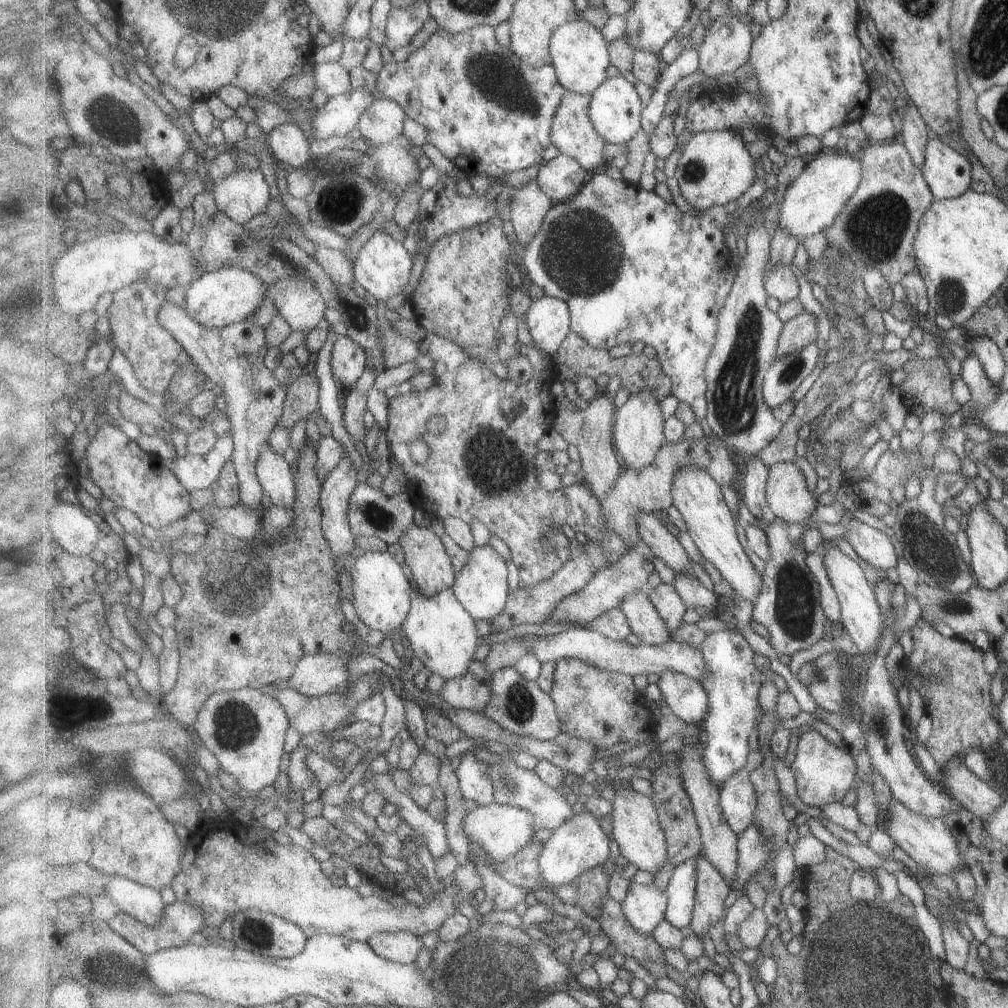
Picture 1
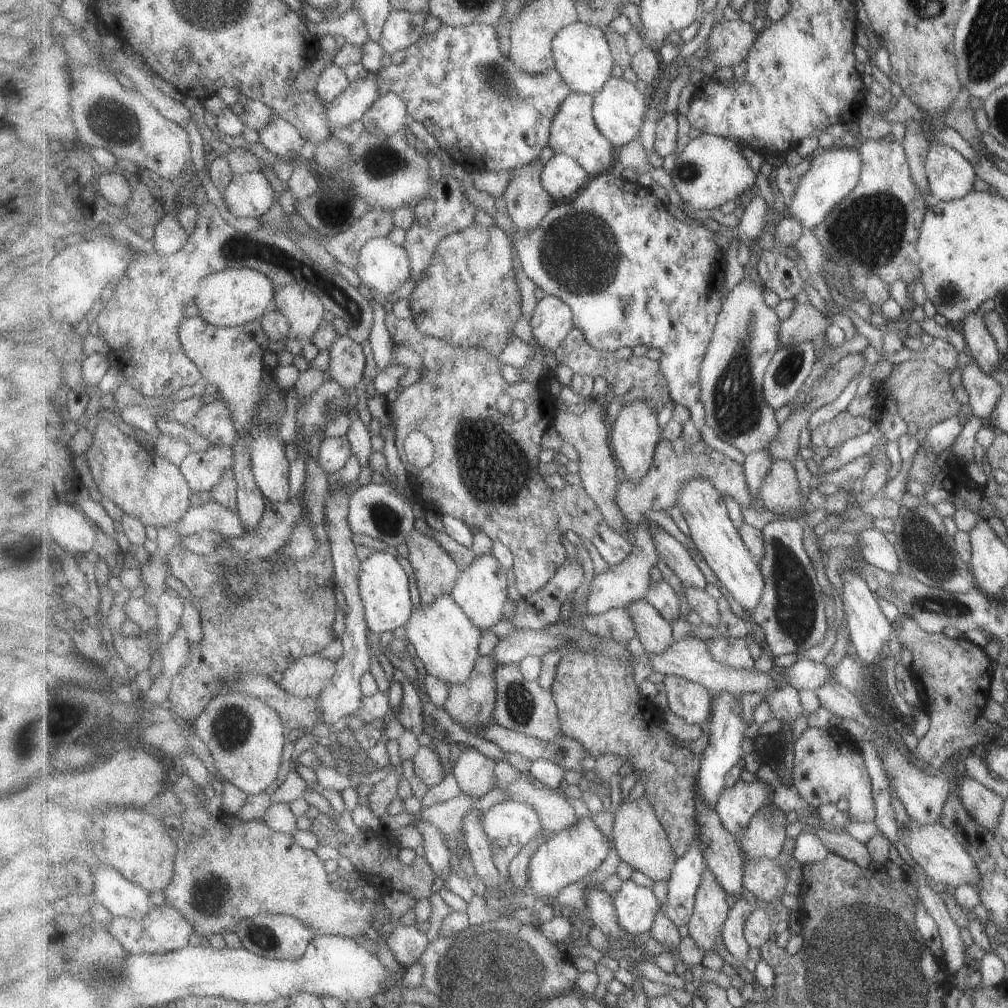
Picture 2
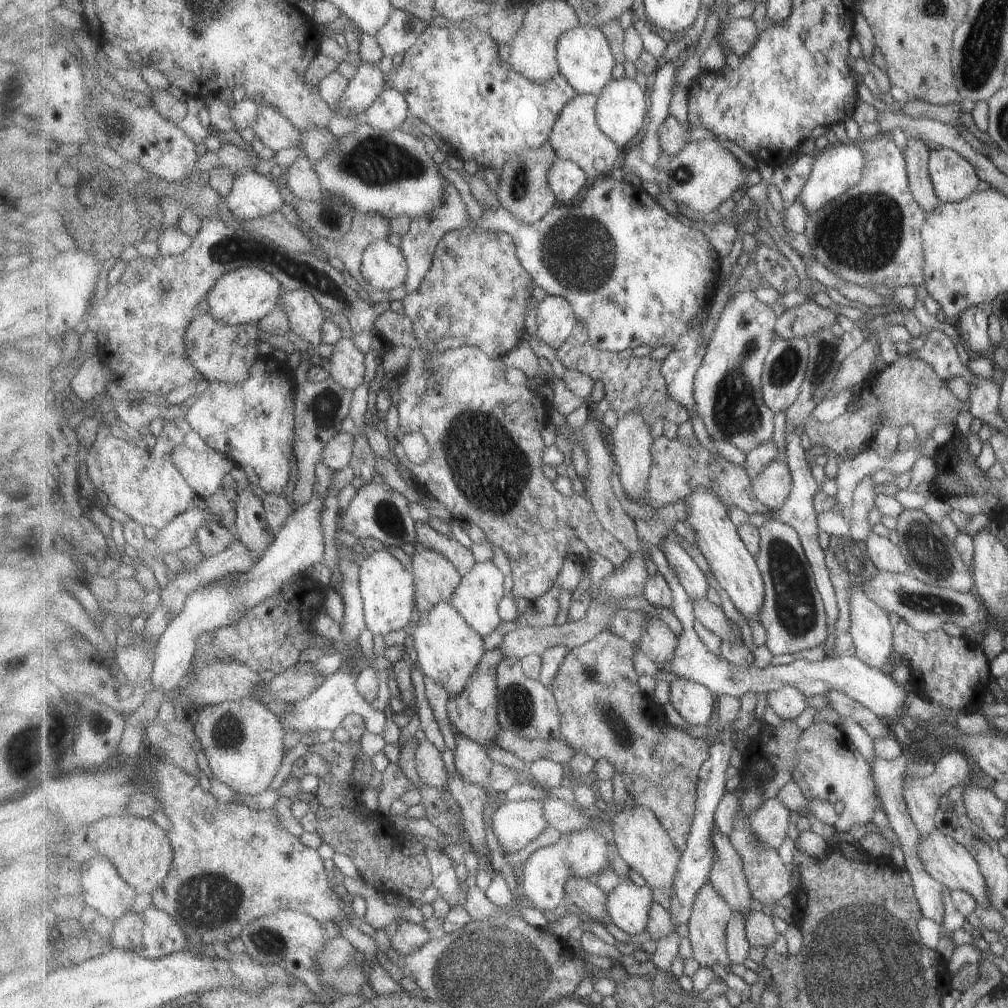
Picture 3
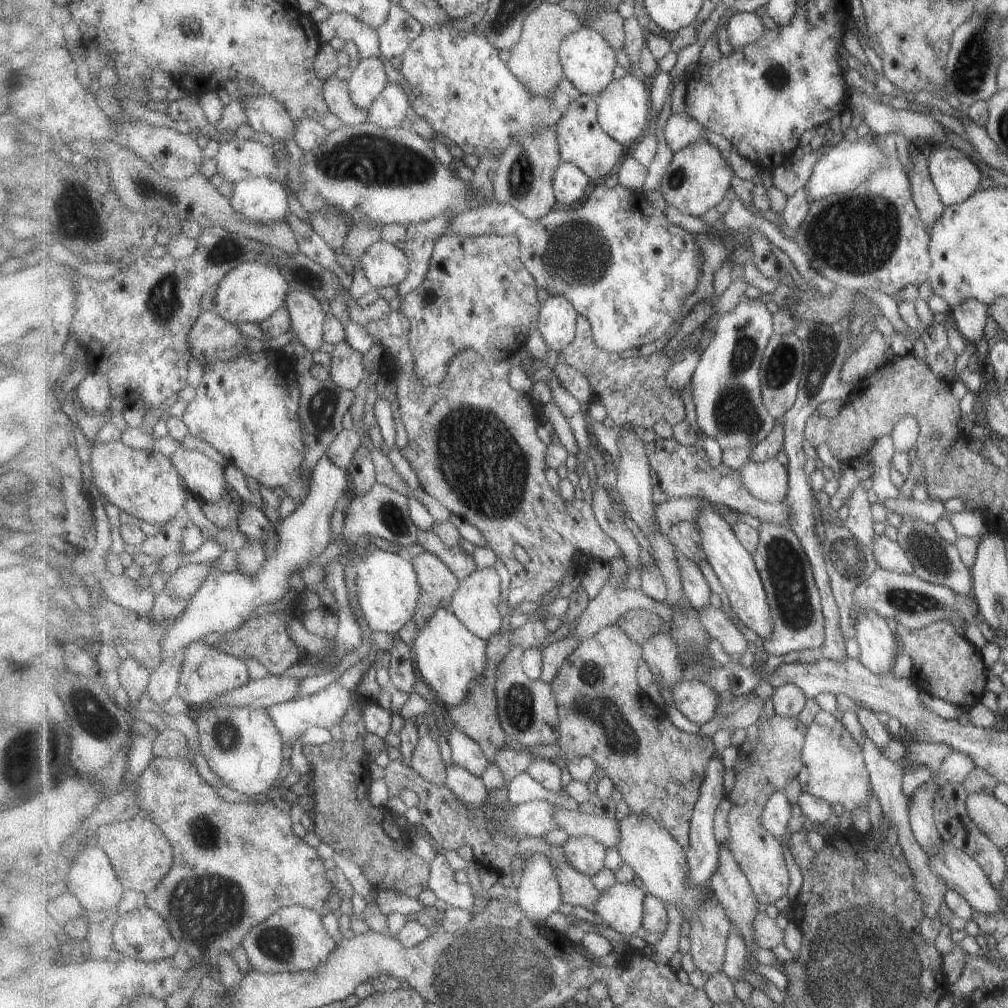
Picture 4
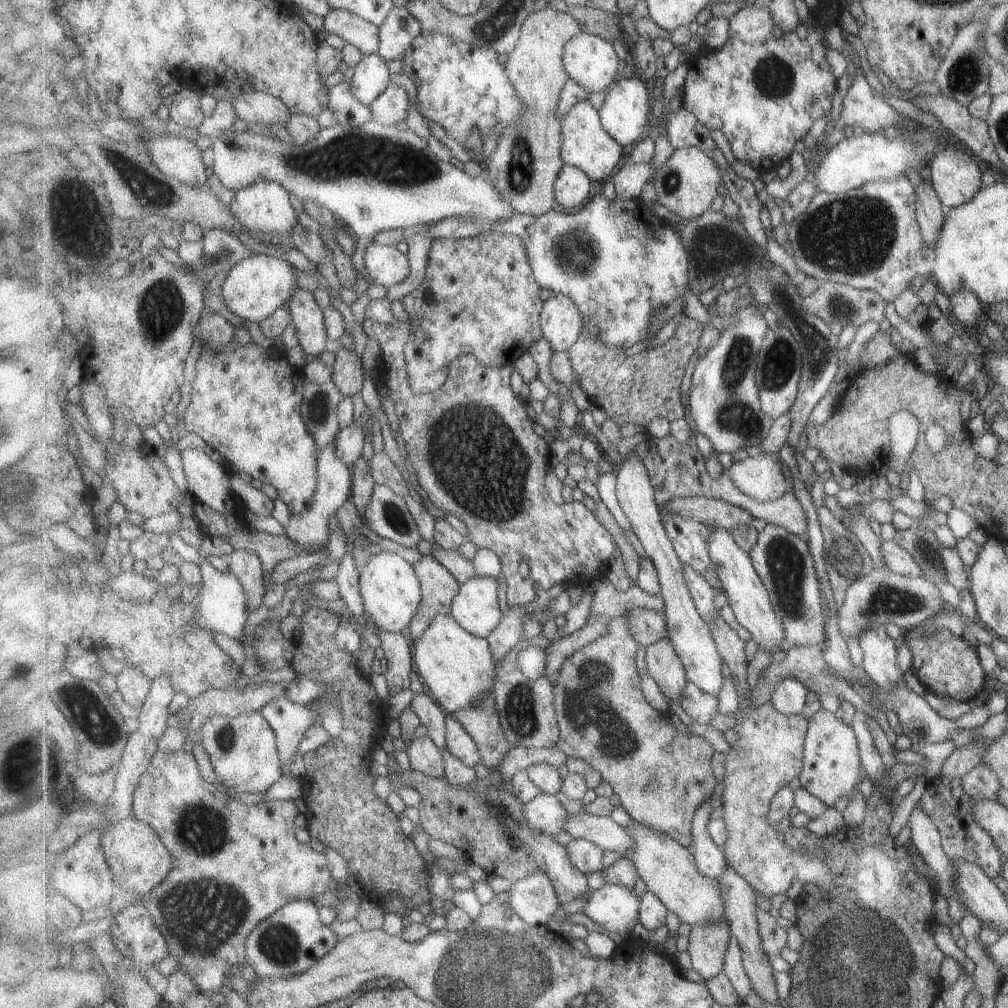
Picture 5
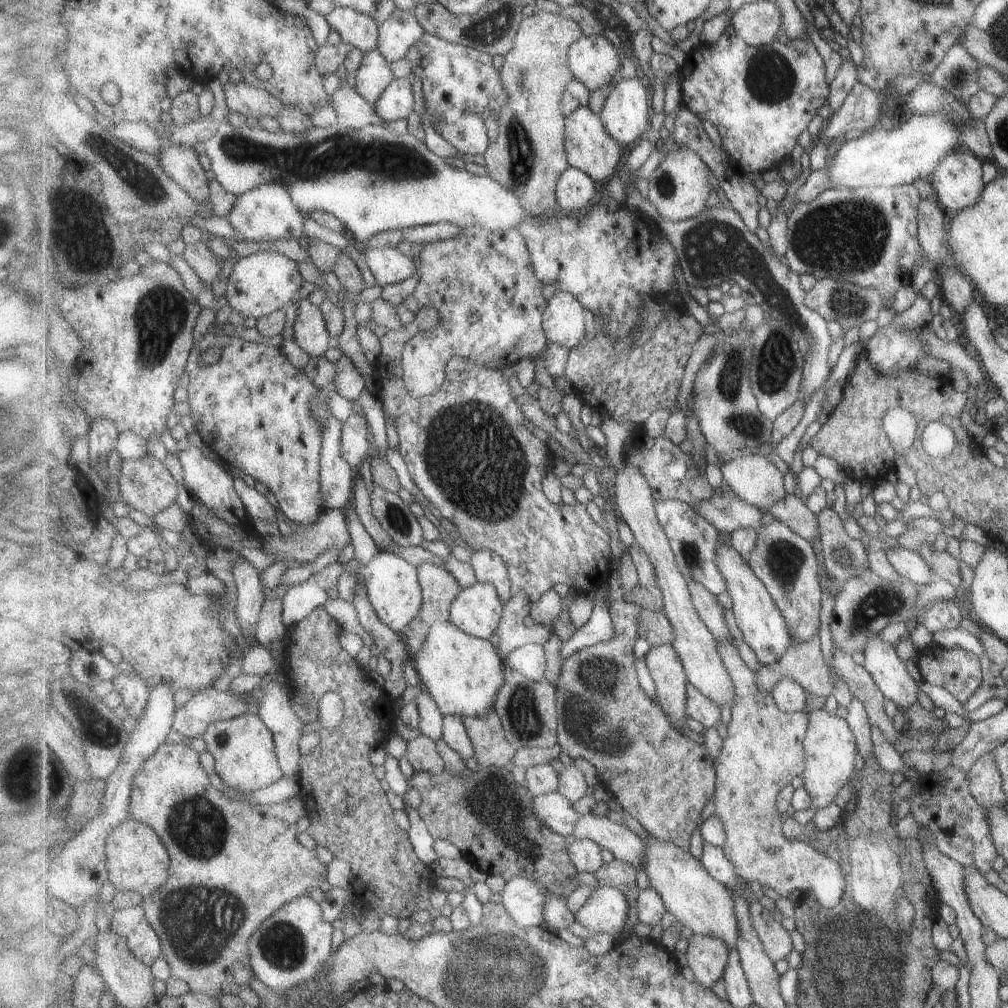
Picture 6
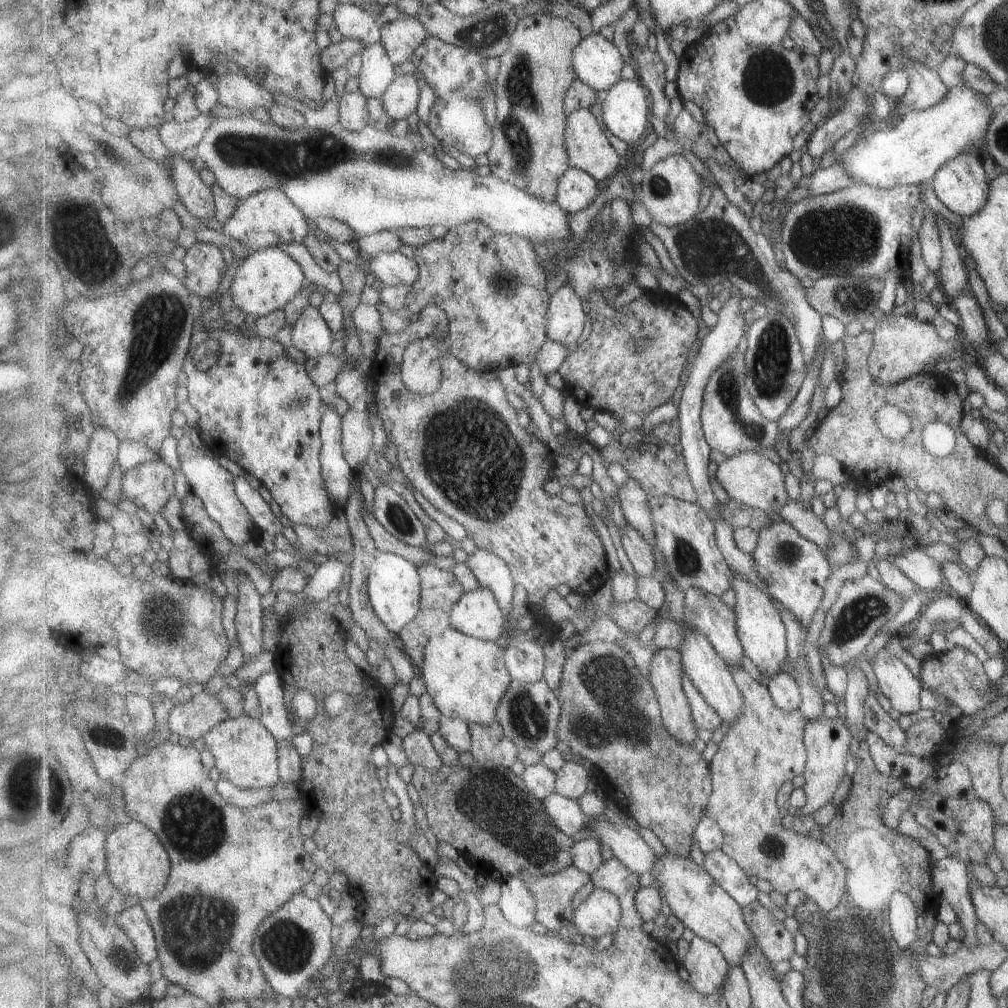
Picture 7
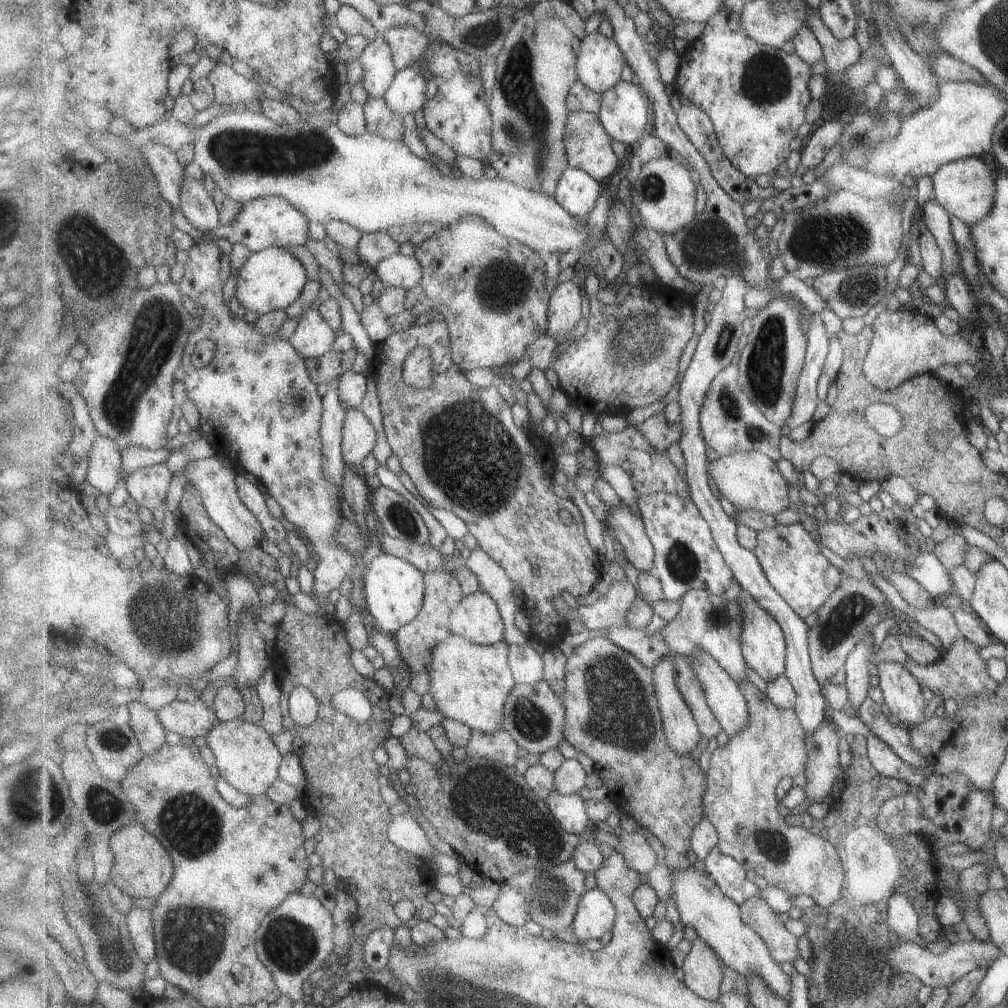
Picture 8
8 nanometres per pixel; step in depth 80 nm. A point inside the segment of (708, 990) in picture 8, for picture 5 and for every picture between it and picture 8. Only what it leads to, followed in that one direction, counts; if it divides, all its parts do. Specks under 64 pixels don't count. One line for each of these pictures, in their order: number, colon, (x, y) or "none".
5: (708, 948)
6: (708, 957)
7: (708, 969)

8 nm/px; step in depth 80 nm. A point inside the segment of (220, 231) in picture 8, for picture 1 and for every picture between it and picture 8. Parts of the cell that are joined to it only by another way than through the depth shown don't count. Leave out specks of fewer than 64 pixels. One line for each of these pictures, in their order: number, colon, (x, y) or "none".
1: (245, 194)
2: (249, 195)
3: (253, 195)
4: (259, 199)
5: (267, 207)
6: (267, 213)
7: (269, 218)

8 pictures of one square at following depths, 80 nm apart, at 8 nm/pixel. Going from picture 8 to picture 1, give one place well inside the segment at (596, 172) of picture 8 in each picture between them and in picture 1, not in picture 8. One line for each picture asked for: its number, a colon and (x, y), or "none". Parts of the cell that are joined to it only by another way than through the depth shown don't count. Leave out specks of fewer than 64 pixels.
1: (573, 133)
2: (574, 133)
3: (576, 136)
4: (582, 141)
5: (586, 145)
6: (590, 148)
7: (589, 149)

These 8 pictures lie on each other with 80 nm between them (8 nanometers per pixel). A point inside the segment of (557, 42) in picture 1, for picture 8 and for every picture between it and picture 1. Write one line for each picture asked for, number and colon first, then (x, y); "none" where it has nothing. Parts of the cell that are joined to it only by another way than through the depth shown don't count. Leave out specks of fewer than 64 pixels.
2: (583, 55)
3: (586, 59)
4: (589, 61)
5: (591, 60)
6: (594, 60)
7: (597, 61)
8: (600, 61)

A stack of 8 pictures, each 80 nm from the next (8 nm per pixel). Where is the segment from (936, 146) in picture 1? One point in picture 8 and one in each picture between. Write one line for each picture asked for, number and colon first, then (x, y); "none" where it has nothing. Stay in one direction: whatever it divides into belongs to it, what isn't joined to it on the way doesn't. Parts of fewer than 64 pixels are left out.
2: (950, 175)
3: (953, 177)
4: (956, 179)
5: (955, 177)
6: (956, 183)
7: (960, 185)
8: (964, 188)

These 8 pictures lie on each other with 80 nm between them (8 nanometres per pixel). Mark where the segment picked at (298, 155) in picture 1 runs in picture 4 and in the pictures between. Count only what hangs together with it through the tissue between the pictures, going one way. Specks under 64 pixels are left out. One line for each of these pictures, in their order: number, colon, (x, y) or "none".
2: (281, 138)
3: (276, 132)
4: (267, 115)

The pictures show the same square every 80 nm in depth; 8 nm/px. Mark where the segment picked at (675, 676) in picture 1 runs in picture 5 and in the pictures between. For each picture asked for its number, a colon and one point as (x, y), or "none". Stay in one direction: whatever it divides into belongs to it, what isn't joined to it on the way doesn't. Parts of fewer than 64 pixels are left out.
2: (691, 701)
3: (694, 702)
4: (696, 701)
5: (702, 707)

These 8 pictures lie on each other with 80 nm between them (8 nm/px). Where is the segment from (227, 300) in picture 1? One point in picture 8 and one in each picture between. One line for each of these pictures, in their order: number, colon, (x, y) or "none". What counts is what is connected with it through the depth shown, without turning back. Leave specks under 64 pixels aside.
2: (233, 297)
3: (247, 295)
4: (255, 290)
5: (260, 285)
6: (262, 283)
7: (266, 281)
8: (272, 278)

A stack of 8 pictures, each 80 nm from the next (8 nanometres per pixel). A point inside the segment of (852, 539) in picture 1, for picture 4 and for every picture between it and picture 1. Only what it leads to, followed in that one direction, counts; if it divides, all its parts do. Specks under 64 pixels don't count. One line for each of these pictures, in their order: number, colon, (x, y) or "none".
2: (877, 550)
3: (887, 556)
4: (890, 555)

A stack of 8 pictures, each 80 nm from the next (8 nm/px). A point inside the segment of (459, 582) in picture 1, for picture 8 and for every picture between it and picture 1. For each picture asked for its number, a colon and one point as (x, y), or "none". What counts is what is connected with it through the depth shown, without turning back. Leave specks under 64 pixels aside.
2: (481, 591)
3: (477, 598)
4: (476, 603)
5: (476, 608)
6: (478, 611)
7: (477, 614)
8: (477, 618)

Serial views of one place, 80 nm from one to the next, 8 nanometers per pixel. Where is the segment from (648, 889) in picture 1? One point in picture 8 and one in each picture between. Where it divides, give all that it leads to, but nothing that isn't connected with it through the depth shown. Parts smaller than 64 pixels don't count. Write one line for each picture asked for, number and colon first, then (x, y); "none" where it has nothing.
2: (637, 907)
3: (629, 905)
4: (621, 907)
5: (614, 908)
6: (606, 911)
7: (600, 914)
8: (596, 915)

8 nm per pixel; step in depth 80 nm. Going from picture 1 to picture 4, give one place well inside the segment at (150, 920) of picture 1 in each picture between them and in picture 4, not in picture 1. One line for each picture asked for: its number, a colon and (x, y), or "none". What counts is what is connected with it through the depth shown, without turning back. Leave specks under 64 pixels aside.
2: (124, 899)
3: (105, 890)
4: (93, 880)

